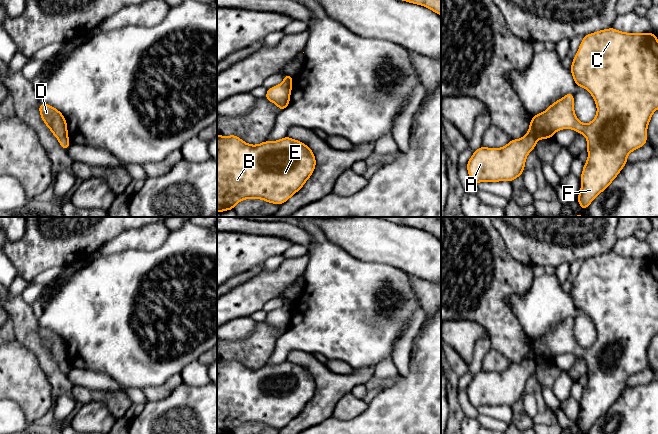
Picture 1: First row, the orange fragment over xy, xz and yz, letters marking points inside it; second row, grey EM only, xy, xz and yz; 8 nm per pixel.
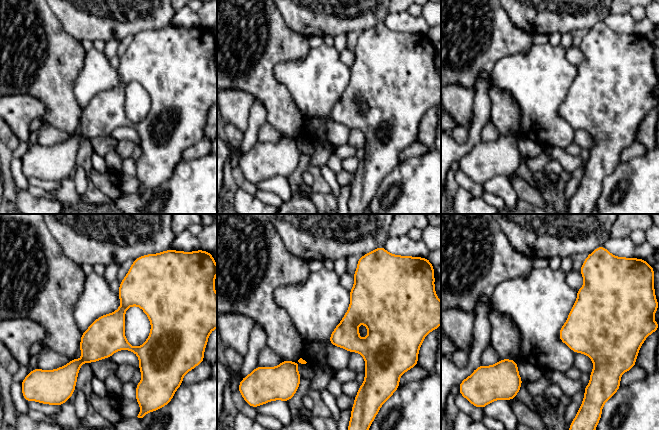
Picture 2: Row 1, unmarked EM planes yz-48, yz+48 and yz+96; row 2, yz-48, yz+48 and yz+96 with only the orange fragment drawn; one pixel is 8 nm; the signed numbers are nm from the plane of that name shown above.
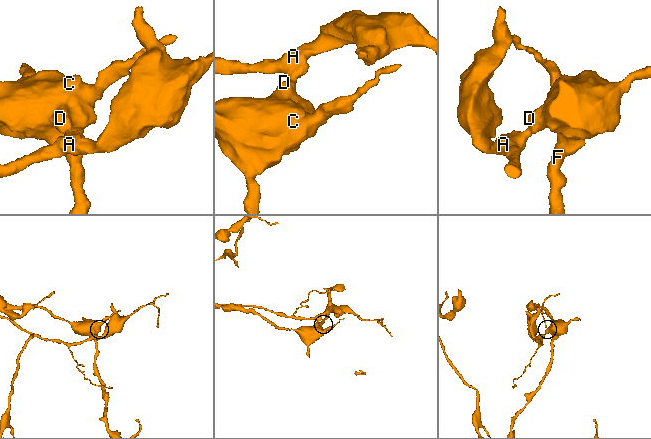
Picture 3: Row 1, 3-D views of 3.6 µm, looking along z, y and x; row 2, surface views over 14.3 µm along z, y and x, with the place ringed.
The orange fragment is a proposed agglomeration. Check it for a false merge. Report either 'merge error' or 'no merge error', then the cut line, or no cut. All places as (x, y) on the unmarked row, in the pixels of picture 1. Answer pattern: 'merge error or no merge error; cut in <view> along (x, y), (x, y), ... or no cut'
merge error; cut in xy along (67, 359), (58, 363)

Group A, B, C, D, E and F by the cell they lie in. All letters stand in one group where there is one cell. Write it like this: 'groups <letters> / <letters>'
groups A / B C D E F

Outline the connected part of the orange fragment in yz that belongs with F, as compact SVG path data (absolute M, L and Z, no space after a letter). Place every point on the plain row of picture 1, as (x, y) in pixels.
M613 251L587 258L582 261L569 294L575 309L585 312L592 319L597 331L595 342L588 348L579 345L574 335L574 318L570 316L552 327L544 336L533 340L528 358L541 364L552 362L556 355L572 353L586 361L588 382L580 400L581 413L577 421L580 432L586 434L628 387L627 380L647 368L647 352L651 340L658 333L658 263L654 256L627 257Z

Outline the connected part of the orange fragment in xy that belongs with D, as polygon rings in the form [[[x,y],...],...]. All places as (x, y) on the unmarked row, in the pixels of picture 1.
[[[40,326],[39,337],[44,348],[57,363],[68,360],[67,345],[59,334],[49,328]]]

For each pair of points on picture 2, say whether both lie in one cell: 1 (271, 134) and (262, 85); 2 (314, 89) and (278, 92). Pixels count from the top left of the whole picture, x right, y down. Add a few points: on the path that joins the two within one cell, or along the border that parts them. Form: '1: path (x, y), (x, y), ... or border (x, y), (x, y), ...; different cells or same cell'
1: border (266, 121), (283, 135); different cells
2: border (274, 72), (275, 79), (285, 86), (299, 112); different cells

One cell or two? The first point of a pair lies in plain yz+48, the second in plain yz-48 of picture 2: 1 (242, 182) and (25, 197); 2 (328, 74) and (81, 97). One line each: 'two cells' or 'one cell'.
1: two cells
2: one cell

